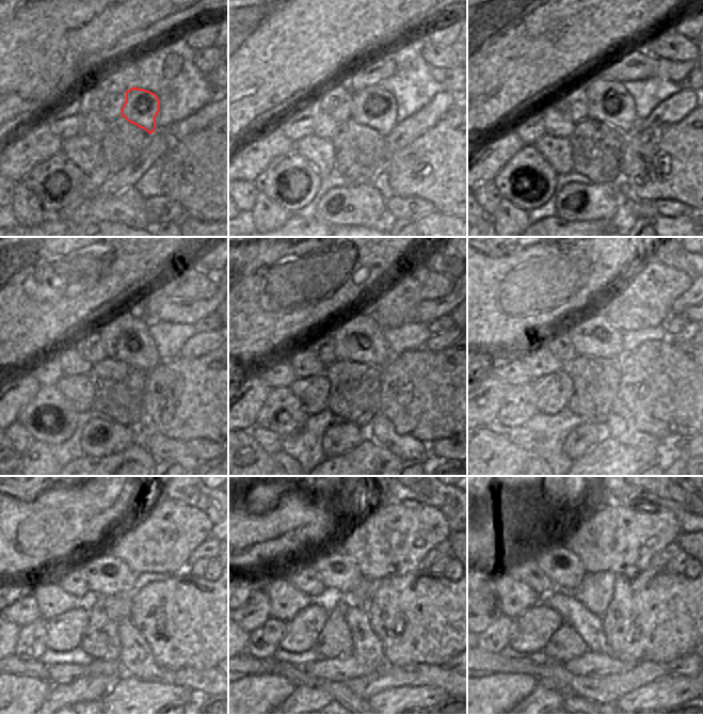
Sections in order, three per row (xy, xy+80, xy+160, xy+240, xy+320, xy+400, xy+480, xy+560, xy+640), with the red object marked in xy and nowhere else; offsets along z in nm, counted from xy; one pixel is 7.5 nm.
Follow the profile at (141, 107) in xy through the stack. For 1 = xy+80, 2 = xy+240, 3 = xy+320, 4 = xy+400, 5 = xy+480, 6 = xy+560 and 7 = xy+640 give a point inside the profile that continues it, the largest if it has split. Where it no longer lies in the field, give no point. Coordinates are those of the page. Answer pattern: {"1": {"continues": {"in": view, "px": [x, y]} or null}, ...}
{"1": {"continues": {"in": "xy+80", "px": [373, 107]}}, "2": {"continues": {"in": "xy+240", "px": [125, 337]}}, "3": {"continues": {"in": "xy+320", "px": [360, 338]}}, "4": {"continues": {"in": "xy+400", "px": [591, 336]}}, "5": {"continues": {"in": "xy+480", "px": [106, 576]}}, "6": {"continues": {"in": "xy+560", "px": [339, 574]}}, "7": {"continues": {"in": "xy+640", "px": [563, 568]}}}

